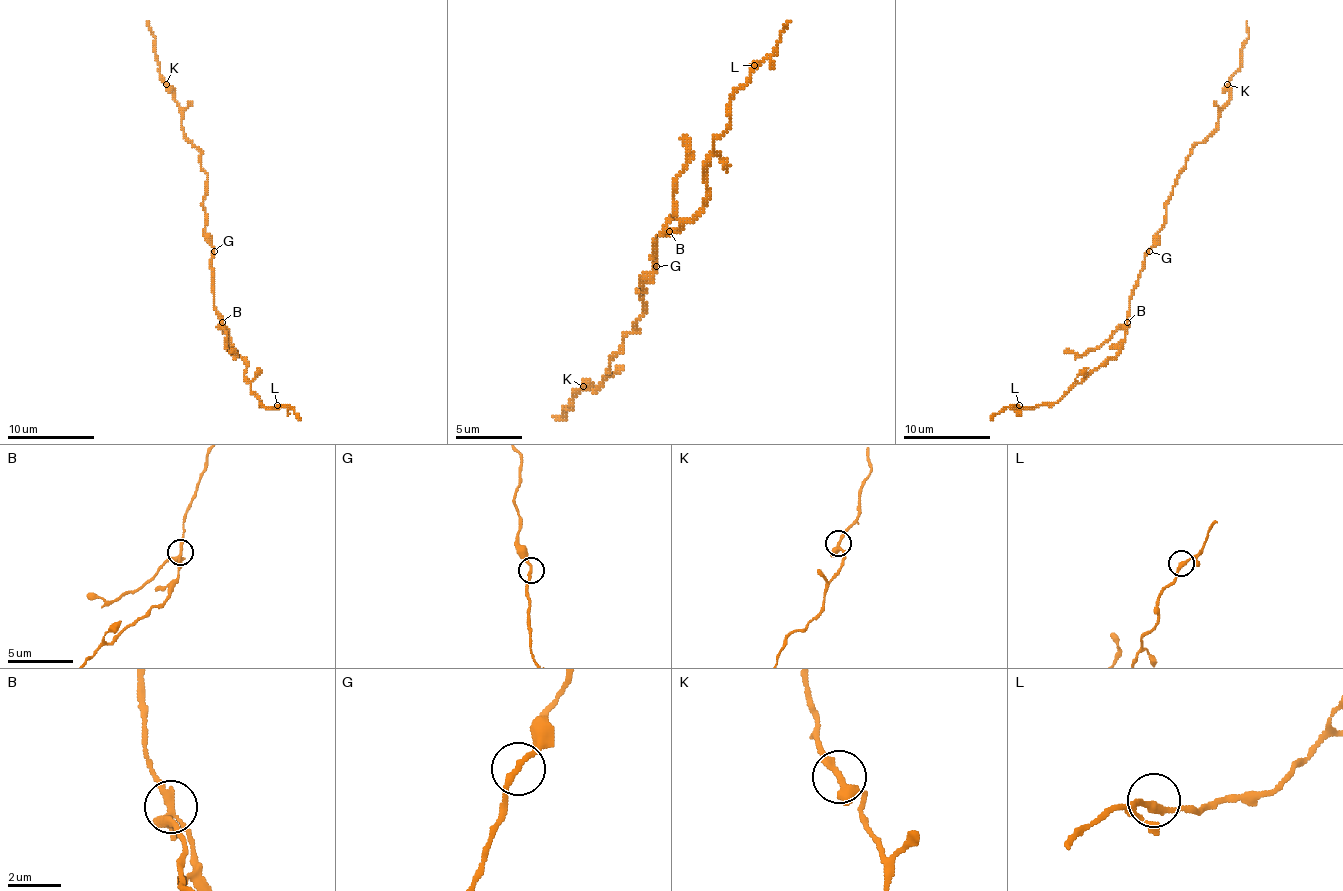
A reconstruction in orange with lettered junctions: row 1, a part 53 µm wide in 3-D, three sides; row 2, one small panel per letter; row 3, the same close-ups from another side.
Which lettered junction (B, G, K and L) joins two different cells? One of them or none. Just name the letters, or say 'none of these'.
B

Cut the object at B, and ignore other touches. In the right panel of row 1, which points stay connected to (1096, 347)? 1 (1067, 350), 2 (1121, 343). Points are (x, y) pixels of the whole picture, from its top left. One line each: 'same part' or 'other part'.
1: same part
2: other part

